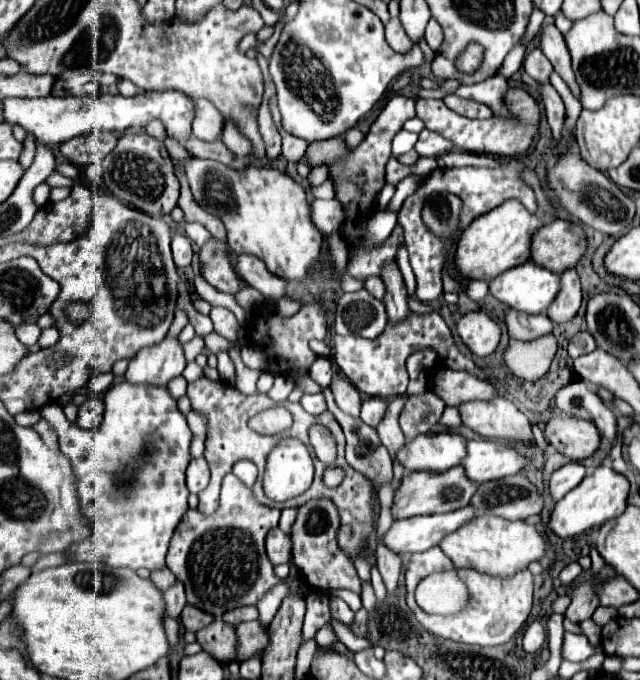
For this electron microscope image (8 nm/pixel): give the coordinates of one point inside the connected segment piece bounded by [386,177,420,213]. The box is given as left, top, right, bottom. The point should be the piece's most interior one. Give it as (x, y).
(405, 188)

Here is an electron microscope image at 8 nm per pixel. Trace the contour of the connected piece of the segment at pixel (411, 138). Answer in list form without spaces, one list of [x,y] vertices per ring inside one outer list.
[[[400,131],[396,135],[396,139],[392,141],[392,159],[396,159],[402,153],[412,151],[414,145],[416,145],[416,135],[414,133],[408,133],[408,131]]]

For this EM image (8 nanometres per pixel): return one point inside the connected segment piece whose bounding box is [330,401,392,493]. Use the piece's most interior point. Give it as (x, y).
(364, 451)

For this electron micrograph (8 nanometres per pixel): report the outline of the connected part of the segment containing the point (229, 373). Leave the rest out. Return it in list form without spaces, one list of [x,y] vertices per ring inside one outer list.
[[[218,353],[218,371],[220,371],[222,381],[234,385],[234,363],[228,357],[228,353]]]

